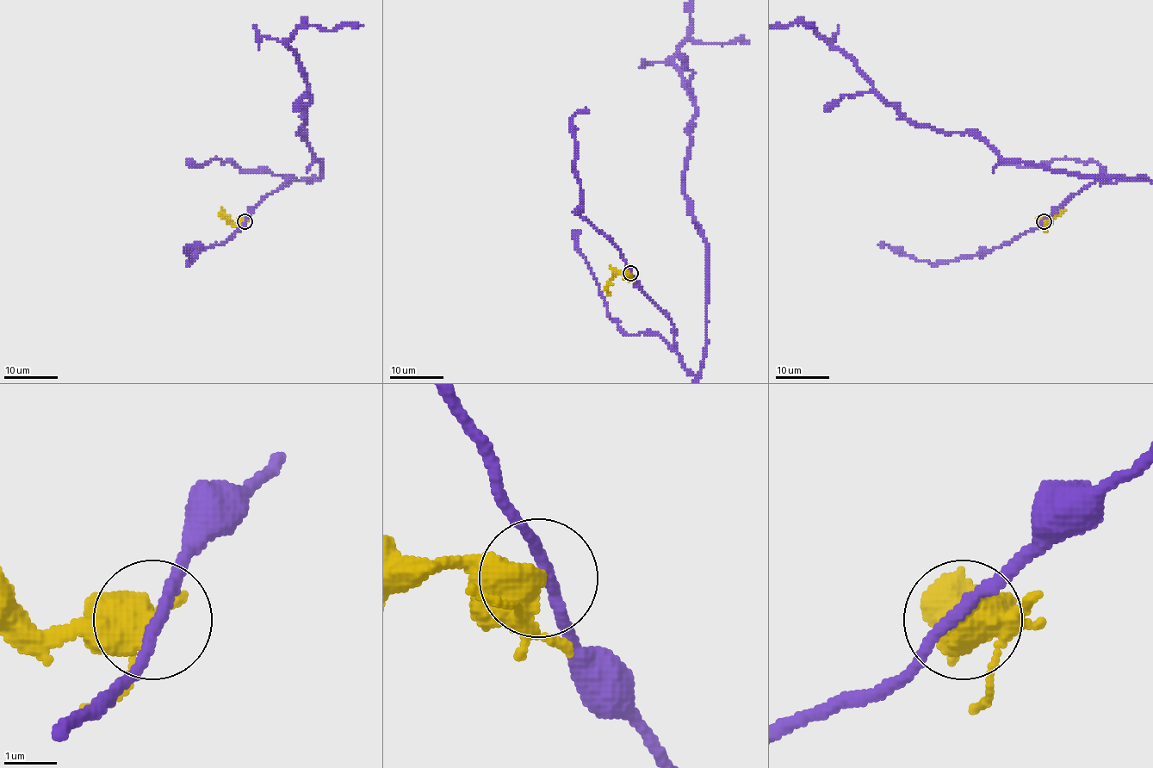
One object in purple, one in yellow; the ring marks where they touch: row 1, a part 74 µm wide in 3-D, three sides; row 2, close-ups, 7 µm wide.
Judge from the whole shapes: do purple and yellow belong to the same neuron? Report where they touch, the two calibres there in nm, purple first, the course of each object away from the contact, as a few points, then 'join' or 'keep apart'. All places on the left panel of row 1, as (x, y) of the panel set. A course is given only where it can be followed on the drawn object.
(244, 221) | 220/440 nm | yellow via (244, 221), (232, 223), (220, 214), (223, 211) | keep apart

